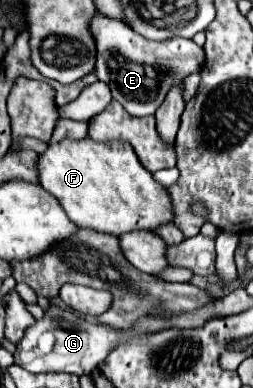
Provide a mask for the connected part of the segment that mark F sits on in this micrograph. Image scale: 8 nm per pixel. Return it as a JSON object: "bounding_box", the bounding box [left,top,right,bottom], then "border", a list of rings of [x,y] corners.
{"bounding_box":[37,137,173,237],"border":[[[91,137],[81,141],[63,139],[61,143],[49,145],[49,149],[39,155],[37,167],[41,187],[59,199],[67,217],[77,227],[119,237],[139,229],[157,231],[161,225],[173,221],[169,191],[137,161],[129,143],[103,145]]]}

